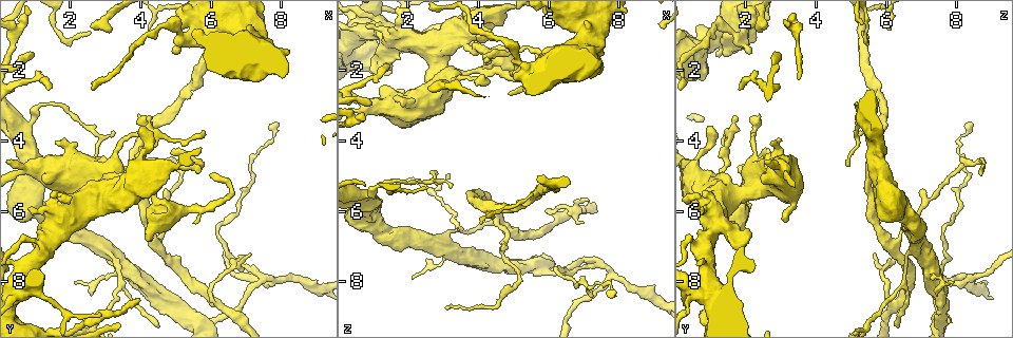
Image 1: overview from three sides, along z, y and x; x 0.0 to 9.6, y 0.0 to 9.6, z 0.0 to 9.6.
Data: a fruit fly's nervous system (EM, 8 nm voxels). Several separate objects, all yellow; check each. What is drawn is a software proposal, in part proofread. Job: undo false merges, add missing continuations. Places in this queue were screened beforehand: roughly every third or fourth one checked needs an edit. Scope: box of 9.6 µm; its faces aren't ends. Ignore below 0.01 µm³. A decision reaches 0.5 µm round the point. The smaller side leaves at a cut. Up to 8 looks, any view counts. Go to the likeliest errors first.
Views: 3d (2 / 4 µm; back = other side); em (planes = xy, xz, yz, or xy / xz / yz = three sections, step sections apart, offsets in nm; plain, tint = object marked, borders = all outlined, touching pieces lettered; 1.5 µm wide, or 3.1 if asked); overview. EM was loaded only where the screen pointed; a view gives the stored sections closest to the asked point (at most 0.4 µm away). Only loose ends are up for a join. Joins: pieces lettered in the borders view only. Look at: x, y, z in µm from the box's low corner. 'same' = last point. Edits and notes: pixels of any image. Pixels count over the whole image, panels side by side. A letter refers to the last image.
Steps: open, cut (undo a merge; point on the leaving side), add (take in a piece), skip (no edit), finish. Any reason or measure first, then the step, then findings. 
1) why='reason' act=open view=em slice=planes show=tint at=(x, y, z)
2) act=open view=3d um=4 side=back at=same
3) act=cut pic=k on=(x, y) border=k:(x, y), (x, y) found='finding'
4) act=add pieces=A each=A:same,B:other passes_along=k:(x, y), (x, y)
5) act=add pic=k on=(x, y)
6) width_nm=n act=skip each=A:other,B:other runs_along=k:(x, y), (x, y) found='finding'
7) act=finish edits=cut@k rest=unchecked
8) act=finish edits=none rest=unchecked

why='thin end' act=open view=em slice=planes show=borders at=(0.90, 1.55, 3.05)

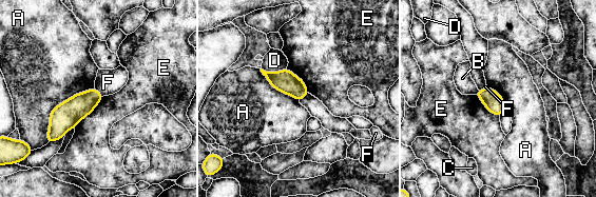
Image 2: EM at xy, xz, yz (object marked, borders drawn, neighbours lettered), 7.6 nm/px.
act=skip each=A:other,B:other,C:other,D:other,E:other,F:other border=2:(94, 86), (52, 110), (46, 142) found='no lettered piece goes on from it'

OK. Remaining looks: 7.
act=open view=em slice=xz step=8 show=borders at=(3.25, 3.75, 5.25)

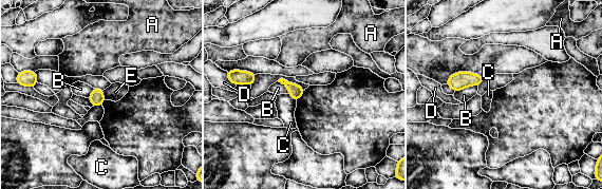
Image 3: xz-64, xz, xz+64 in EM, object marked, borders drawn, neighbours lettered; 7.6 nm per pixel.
act=skip each=A:other,B:other,C:other,D:other,E:other border=3:(102, 90), (105, 99) found='none of them fits'

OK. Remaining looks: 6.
why='narrows sharply' act=open view=3d um=4 at=(5.40, 2.50, 5.80)

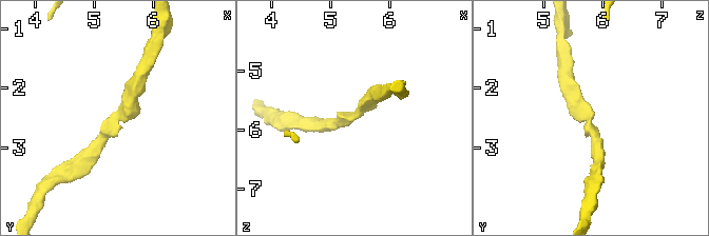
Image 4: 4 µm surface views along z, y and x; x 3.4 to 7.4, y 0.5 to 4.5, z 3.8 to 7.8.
arm_widths_nm=220,240 why='shape alone is not enough' act=open view=em slice=yz step=4 show=tint at=(5.40, 2.45, 5.75)

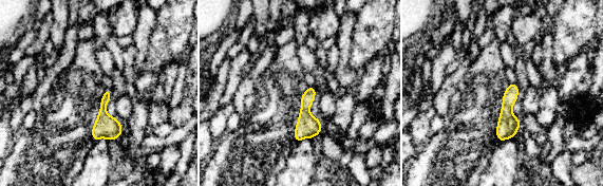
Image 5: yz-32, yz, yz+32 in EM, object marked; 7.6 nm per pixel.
why='another direction' act=open view=em slice=planes show=borders at=same

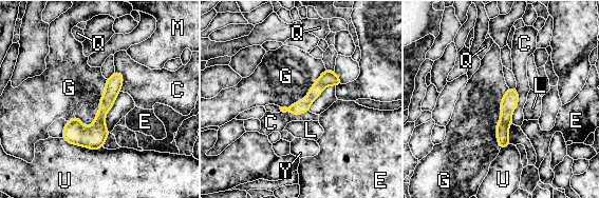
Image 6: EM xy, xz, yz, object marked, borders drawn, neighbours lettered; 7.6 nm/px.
act=skip each=C:other,E:other,G:other,L:other,M:other,Q:other,U:other,Y:other border=6:(107, 79), (92, 124), (67, 121) found='all the same cell'

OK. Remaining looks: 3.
act=finish edits=none rest=unchecked

